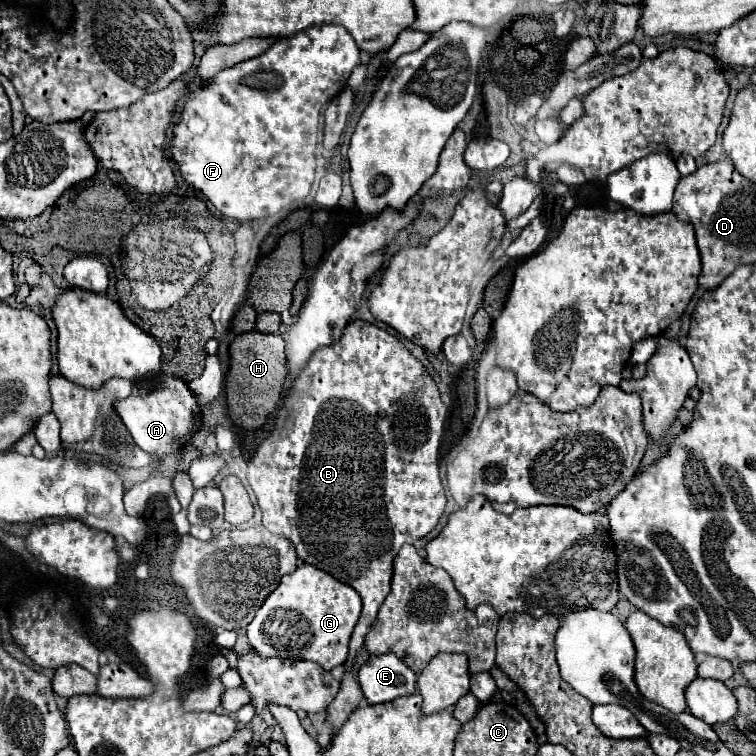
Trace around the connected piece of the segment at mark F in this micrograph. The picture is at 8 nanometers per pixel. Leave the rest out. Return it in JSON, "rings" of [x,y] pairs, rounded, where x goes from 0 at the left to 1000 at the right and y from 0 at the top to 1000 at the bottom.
{"rings":[[[413,34],[407,40],[399,40],[384,50],[373,50],[365,53],[349,71],[331,77],[325,82],[317,82],[307,90],[299,90],[294,95],[288,95],[278,111],[272,116],[265,116],[259,122],[254,122],[254,130],[246,135],[241,151],[238,151],[238,161],[230,169],[230,185],[225,193],[225,201],[230,206],[230,212],[238,220],[238,230],[243,233],[243,238],[249,243],[254,243],[259,251],[265,251],[283,272],[286,278],[299,286],[299,288],[310,288],[317,294],[331,294],[331,291],[341,291],[341,288],[352,288],[352,286],[362,286],[365,280],[370,280],[376,272],[399,265],[410,257],[413,241],[415,241],[415,198],[418,198],[418,188],[421,188],[421,153],[423,146],[447,124],[452,122],[452,116],[458,116],[458,108],[466,98],[466,93],[476,87],[476,63],[471,61],[466,45],[452,37],[452,34]]]}

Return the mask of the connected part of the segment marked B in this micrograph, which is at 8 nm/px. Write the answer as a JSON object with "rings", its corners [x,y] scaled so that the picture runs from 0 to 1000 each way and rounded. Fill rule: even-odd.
{"rings":[[[466,423],[452,447],[444,455],[421,460],[399,492],[386,503],[386,513],[378,519],[373,537],[368,540],[362,569],[344,587],[328,614],[328,638],[341,659],[349,698],[360,706],[378,709],[389,720],[397,741],[431,754],[479,788],[481,804],[466,836],[463,862],[455,878],[458,892],[450,902],[450,915],[437,937],[431,937],[437,976],[444,974],[479,926],[479,913],[468,899],[466,884],[471,862],[481,854],[484,836],[492,831],[497,812],[516,783],[526,728],[532,720],[550,720],[558,714],[577,698],[579,683],[587,680],[590,653],[579,624],[579,593],[590,548],[593,542],[582,529],[574,500],[561,492],[561,484],[545,471],[545,466],[513,437],[484,423]]]}

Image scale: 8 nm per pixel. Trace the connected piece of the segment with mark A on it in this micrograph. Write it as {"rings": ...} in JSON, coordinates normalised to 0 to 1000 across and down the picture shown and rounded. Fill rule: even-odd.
{"rings":[[[212,495],[209,497],[209,508],[206,516],[198,519],[193,526],[183,526],[183,524],[169,524],[159,532],[153,532],[153,542],[161,553],[161,558],[167,561],[169,571],[175,574],[177,585],[204,606],[204,624],[196,630],[196,635],[177,640],[167,653],[164,653],[164,669],[167,677],[172,683],[185,683],[190,677],[193,664],[201,656],[225,656],[230,653],[230,630],[235,616],[241,614],[241,603],[243,603],[243,582],[254,579],[262,569],[259,558],[265,556],[262,550],[262,529],[259,524],[251,519],[249,508],[241,500],[233,497],[220,497]]]}

